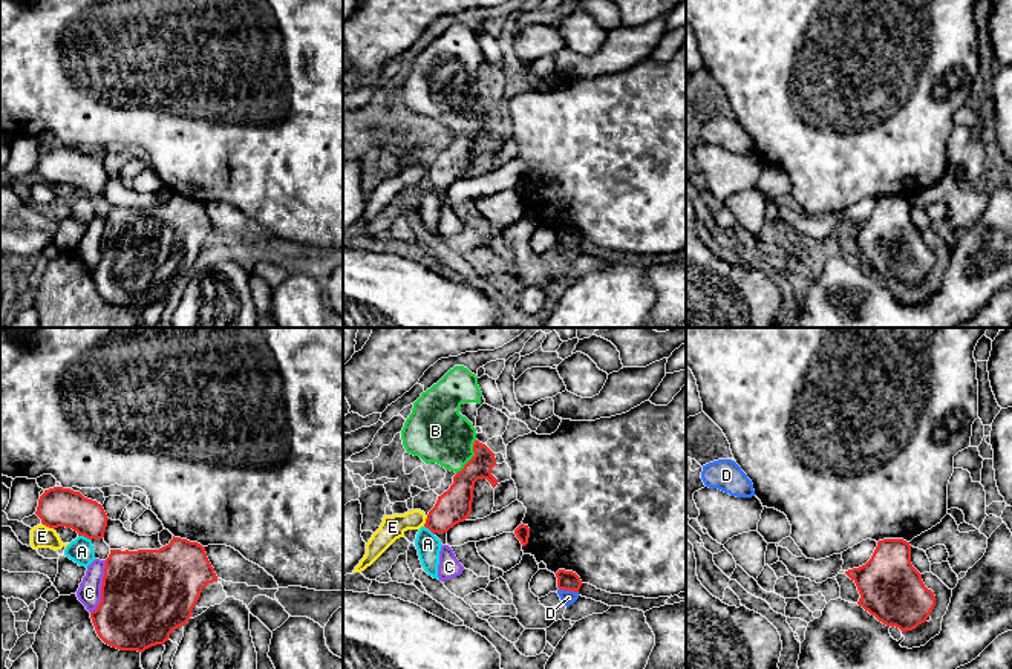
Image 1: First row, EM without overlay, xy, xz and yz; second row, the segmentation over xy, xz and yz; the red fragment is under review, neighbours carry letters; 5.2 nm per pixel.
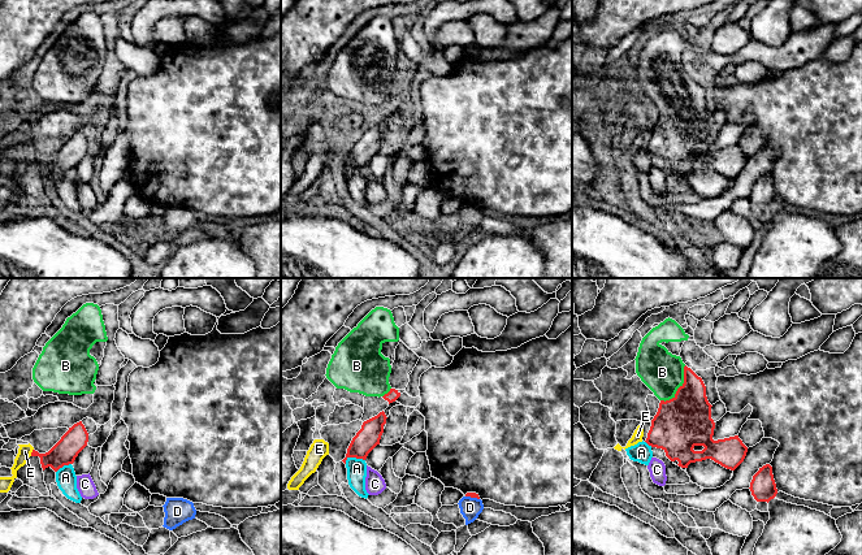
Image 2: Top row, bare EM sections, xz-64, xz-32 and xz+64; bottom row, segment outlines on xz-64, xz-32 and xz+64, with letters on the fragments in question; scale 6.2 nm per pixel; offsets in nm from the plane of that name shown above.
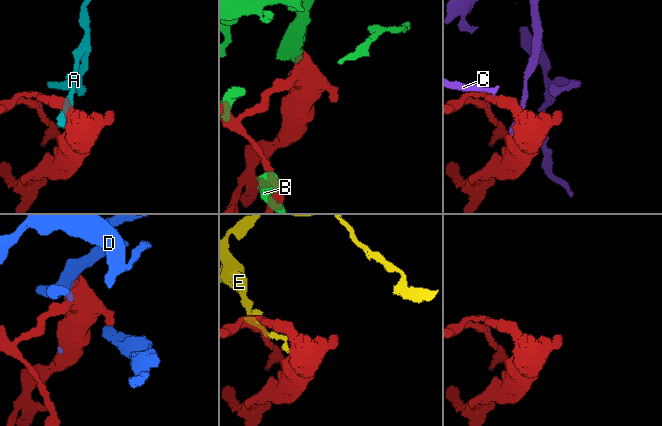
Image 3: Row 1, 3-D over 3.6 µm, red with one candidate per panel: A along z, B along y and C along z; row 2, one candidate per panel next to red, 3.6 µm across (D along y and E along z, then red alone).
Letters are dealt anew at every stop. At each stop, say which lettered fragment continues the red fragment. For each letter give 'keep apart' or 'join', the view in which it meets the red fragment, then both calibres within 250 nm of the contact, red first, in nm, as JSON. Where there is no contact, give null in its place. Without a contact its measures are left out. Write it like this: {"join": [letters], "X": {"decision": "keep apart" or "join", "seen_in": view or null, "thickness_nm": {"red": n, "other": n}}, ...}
{"join": ["B"], "A": {"decision": "keep apart", "seen_in": "xy", "thickness_nm": {"red": 200, "other": 130}}, "B": {"decision": "join", "seen_in": "xz", "thickness_nm": {"red": 160, "other": 320}}, "C": {"decision": "keep apart", "seen_in": "xy", "thickness_nm": {"red": 480, "other": 130}}, "D": {"decision": "keep apart", "seen_in": "xz", "thickness_nm": {"red": 110, "other": 80}}, "E": {"decision": "keep apart", "seen_in": "xy", "thickness_nm": {"red": 200, "other": 120}}}

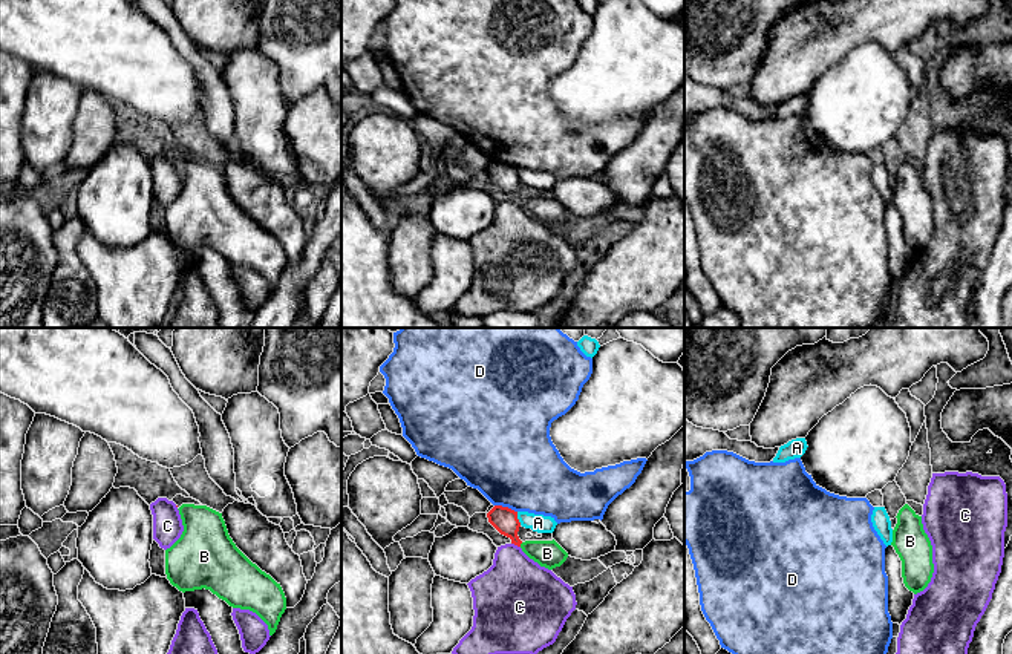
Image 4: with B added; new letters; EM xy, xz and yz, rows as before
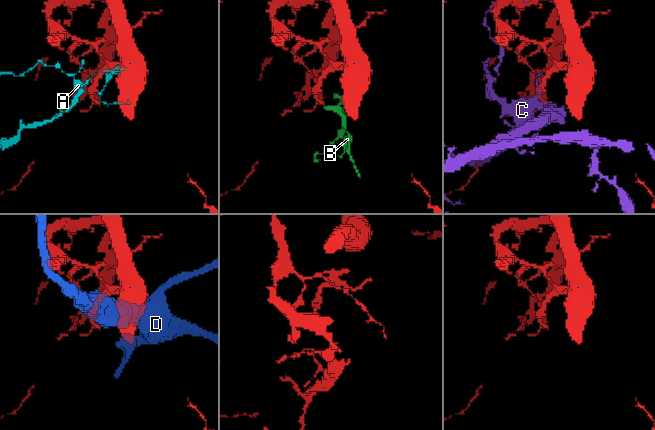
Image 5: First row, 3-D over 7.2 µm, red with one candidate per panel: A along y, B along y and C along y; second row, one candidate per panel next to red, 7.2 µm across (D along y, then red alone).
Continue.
{"join": ["B"], "A": {"decision": "keep apart", "seen_in": "xz", "thickness_nm": {"red": 140, "other": 100}}, "B": {"decision": "join", "seen_in": "xz", "thickness_nm": {"red": 140, "other": 140}}, "C": {"decision": "keep apart", "seen_in": "xz", "thickness_nm": {"red": 140, "other": 380}}, "D": {"decision": "keep apart", "seen_in": "xz", "thickness_nm": {"red": 140, "other": 460}}}

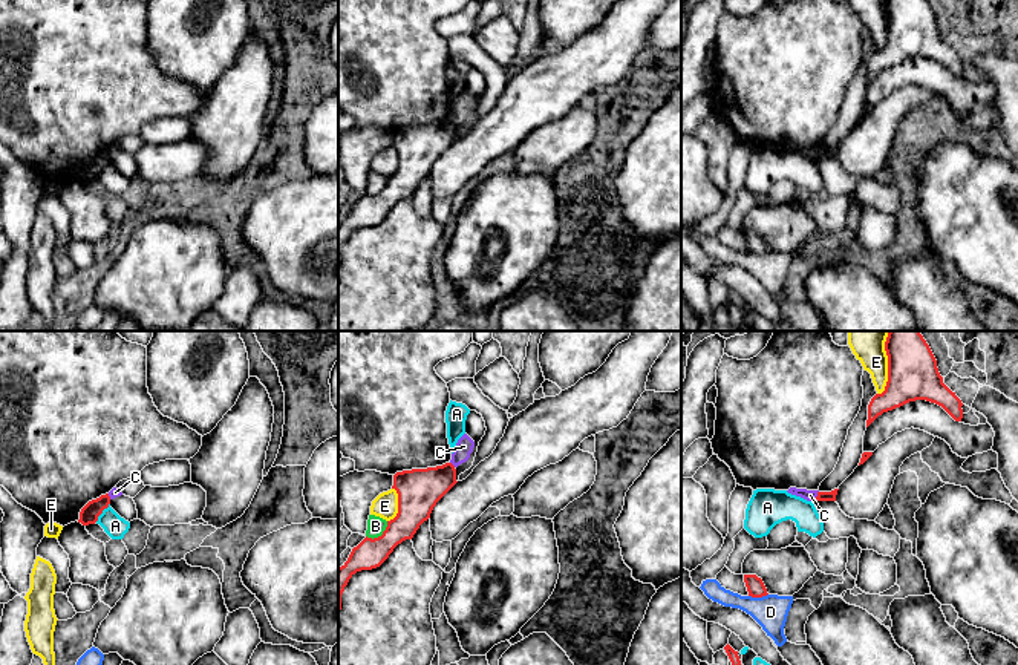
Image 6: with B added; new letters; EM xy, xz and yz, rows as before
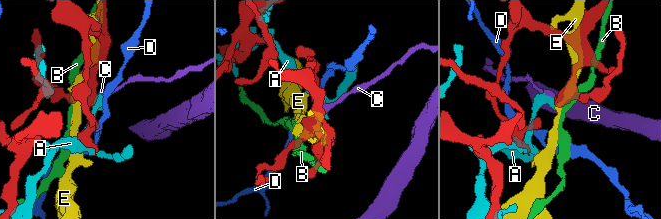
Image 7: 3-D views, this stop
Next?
{"join": [], "A": {"decision": "keep apart", "seen_in": "xy", "thickness_nm": {"red": 100, "other": 120}}, "B": {"decision": "keep apart", "seen_in": "xz", "thickness_nm": {"red": 190, "other": 100}}, "C": {"decision": "keep apart", "seen_in": "yz", "thickness_nm": {"red": 50, "other": 60}}, "D": {"decision": "keep apart", "seen_in": "yz", "thickness_nm": {"red": 90, "other": 180}}, "E": {"decision": "keep apart", "seen_in": "yz", "thickness_nm": {"red": 260, "other": 140}}}

